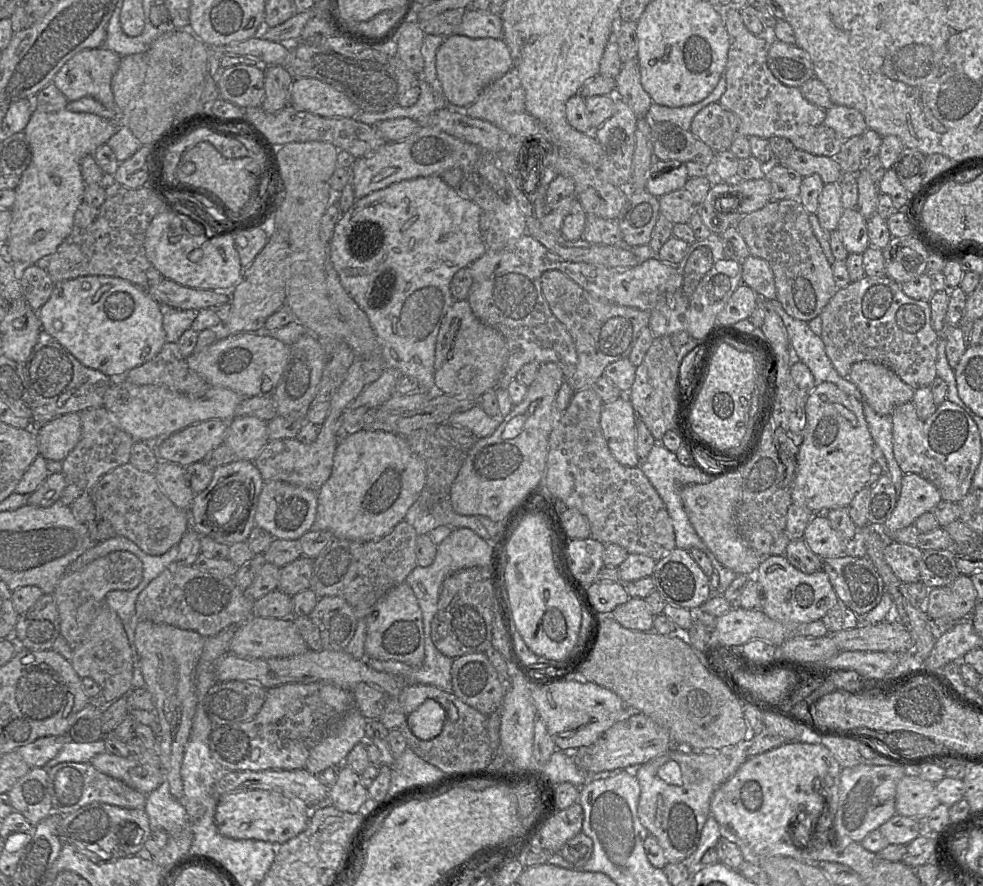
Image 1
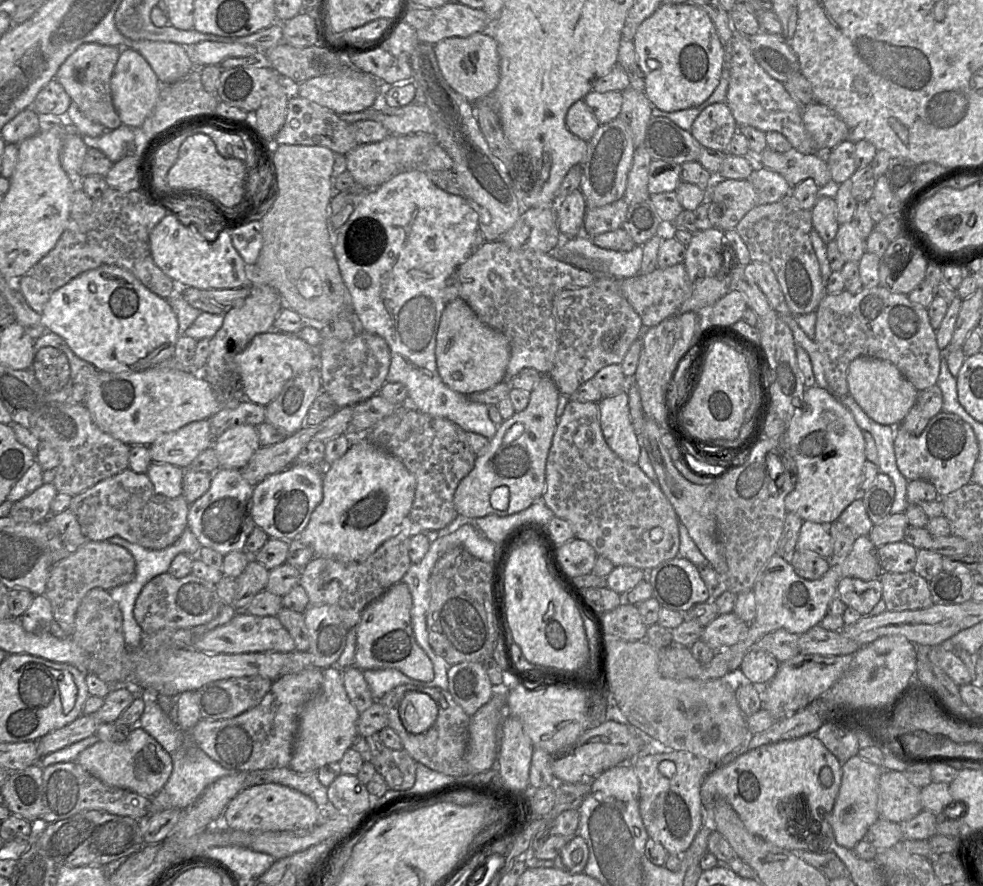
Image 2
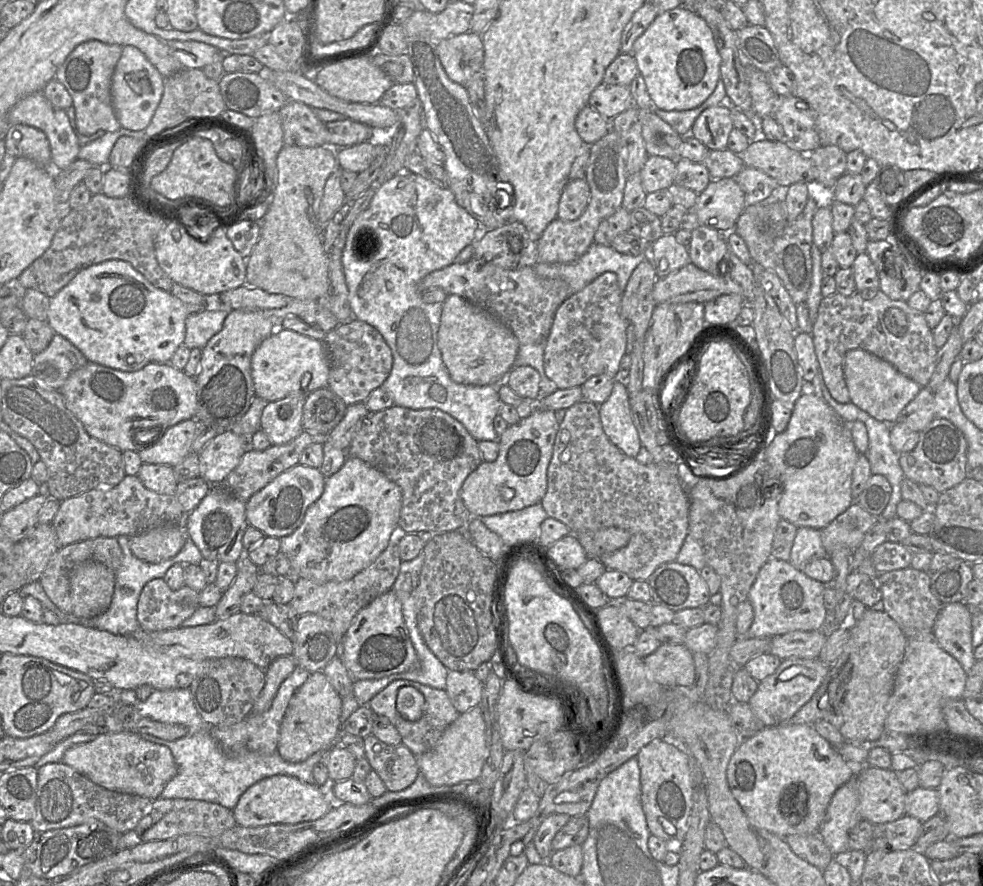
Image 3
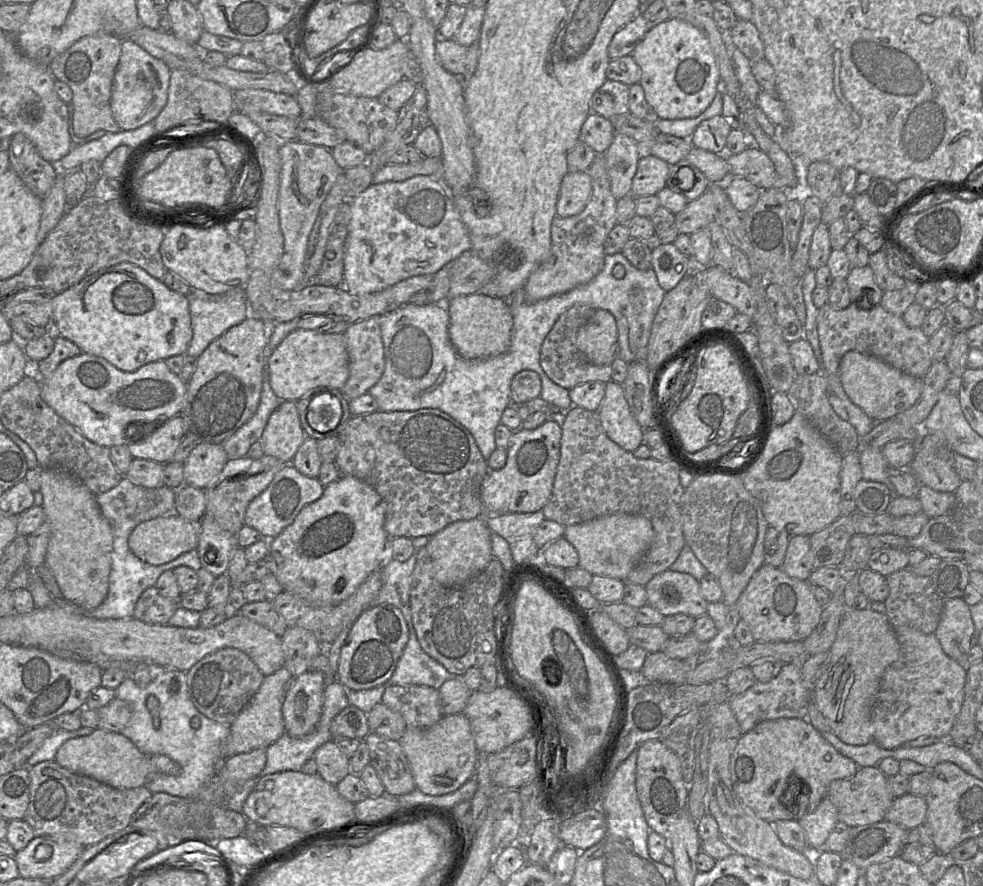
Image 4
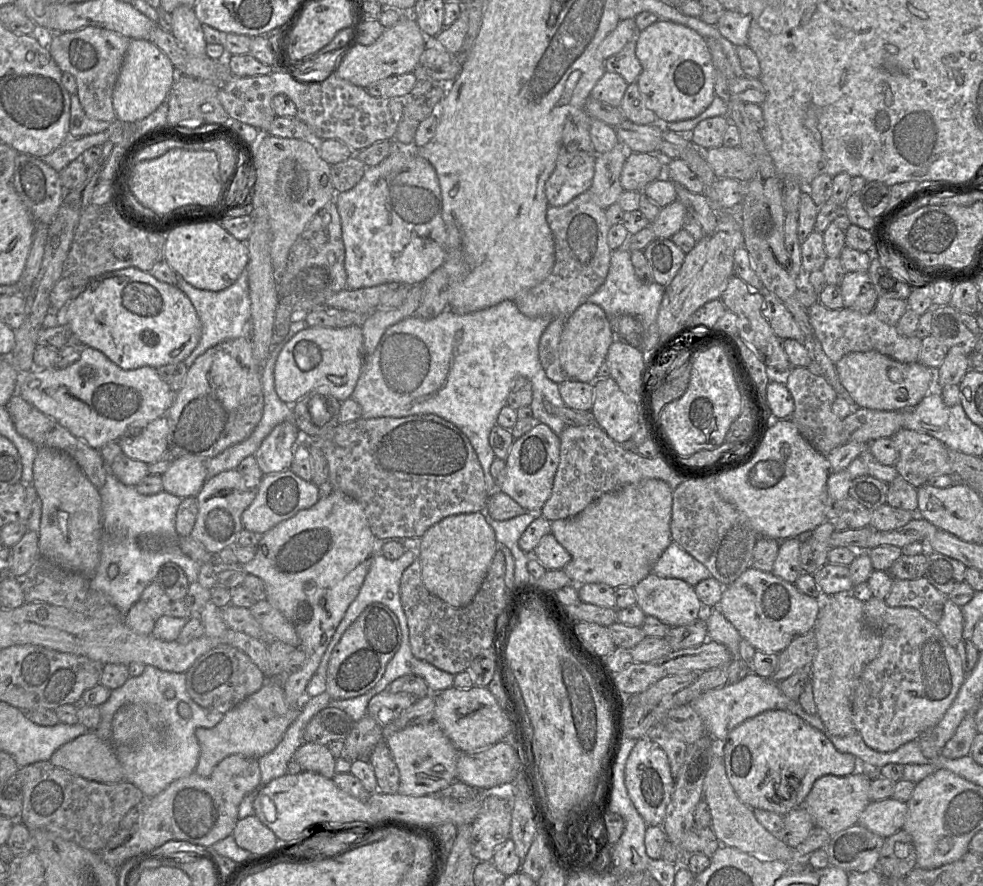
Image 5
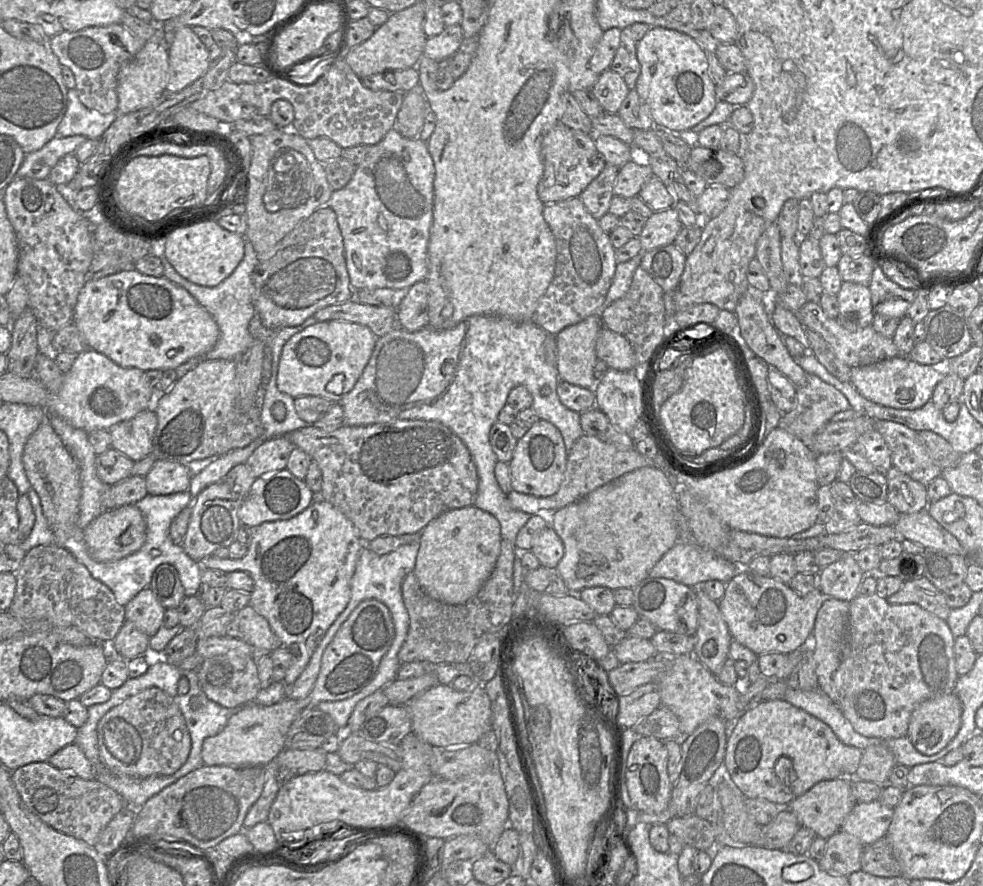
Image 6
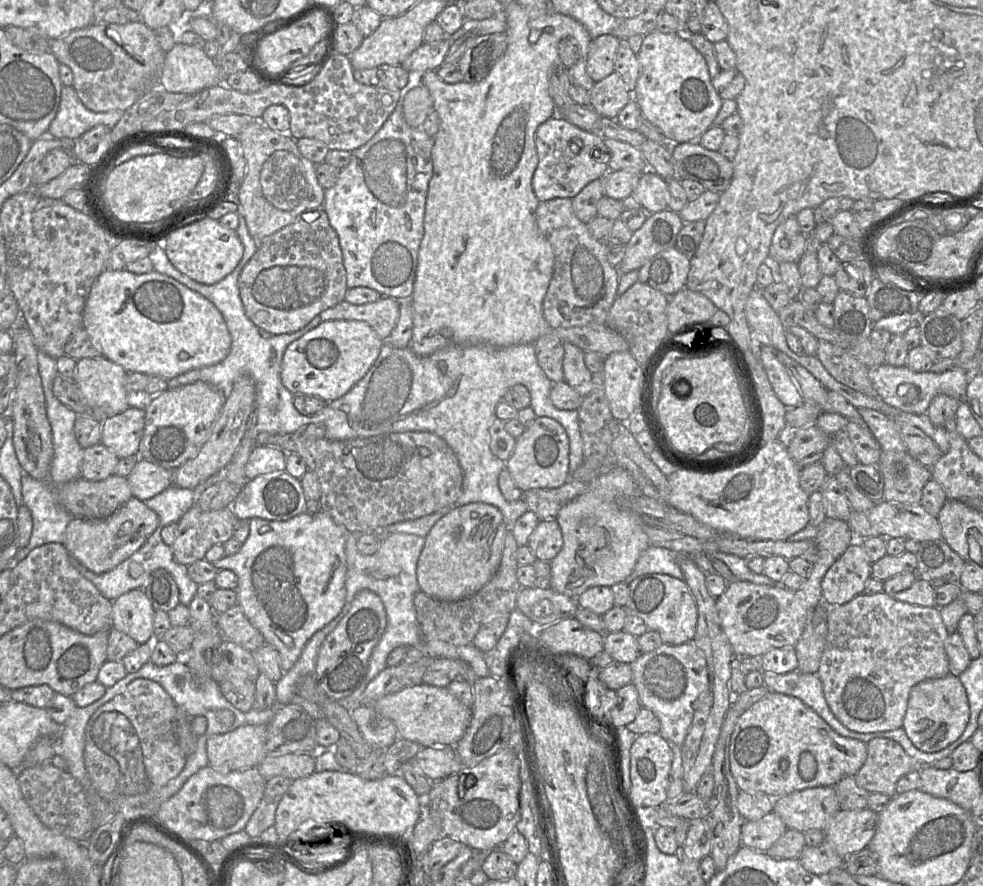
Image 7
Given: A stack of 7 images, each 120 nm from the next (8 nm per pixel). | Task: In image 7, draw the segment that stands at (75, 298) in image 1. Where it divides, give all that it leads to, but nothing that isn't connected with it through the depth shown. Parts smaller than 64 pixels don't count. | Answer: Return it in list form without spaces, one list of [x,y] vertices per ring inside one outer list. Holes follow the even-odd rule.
[[[105,269],[92,284],[86,299],[82,328],[102,356],[128,373],[143,373],[166,380],[222,362],[229,355],[232,343],[224,317],[212,302],[155,270],[134,274],[126,269]]]

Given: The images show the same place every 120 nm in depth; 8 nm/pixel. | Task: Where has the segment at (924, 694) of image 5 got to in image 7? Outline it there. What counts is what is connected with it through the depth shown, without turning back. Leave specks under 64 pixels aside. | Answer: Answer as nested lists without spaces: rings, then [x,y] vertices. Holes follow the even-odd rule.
[[[885,592],[860,594],[843,605],[830,606],[826,644],[818,669],[829,708],[842,724],[858,733],[892,731],[903,727],[912,687],[950,673],[945,651],[948,636],[938,607],[901,602]]]

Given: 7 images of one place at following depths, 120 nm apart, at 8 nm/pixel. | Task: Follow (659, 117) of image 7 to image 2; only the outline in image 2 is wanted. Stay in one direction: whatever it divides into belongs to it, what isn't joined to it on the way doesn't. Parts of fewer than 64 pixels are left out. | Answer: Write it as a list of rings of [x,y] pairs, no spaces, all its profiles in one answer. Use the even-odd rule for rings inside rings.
[[[662,3],[638,27],[633,39],[637,64],[644,77],[644,93],[651,105],[665,112],[696,107],[705,102],[719,84],[723,68],[727,69],[727,48],[721,42],[709,15],[690,3]]]

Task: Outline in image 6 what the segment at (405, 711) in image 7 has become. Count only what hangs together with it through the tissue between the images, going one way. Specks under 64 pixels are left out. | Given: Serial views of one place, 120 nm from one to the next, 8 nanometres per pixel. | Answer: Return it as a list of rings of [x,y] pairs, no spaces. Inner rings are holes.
[[[439,683],[405,705],[411,715],[412,733],[433,747],[477,743],[484,733],[492,729],[491,702],[483,684],[471,691],[460,691],[451,684]]]

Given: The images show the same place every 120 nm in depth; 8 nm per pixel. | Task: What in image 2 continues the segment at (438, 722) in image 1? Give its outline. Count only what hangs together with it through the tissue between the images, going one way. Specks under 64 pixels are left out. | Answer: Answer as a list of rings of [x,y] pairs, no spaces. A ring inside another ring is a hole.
[[[408,691],[401,701],[399,715],[408,732],[421,734],[428,731],[435,723],[438,706],[427,694]]]

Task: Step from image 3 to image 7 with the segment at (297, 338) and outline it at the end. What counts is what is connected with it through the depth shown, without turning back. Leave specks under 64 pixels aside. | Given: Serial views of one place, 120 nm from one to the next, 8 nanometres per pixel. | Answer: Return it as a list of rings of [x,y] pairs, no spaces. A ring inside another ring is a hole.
[[[322,321],[289,344],[282,360],[281,381],[293,395],[315,396],[332,402],[345,395],[365,376],[378,358],[384,342],[364,321]]]

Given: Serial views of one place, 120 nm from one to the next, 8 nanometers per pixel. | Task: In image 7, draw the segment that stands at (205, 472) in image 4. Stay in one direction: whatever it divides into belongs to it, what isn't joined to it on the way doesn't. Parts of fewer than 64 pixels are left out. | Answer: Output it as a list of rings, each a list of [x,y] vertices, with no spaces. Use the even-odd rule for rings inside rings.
[[[140,459],[127,480],[132,496],[146,501],[172,485],[172,470]]]

